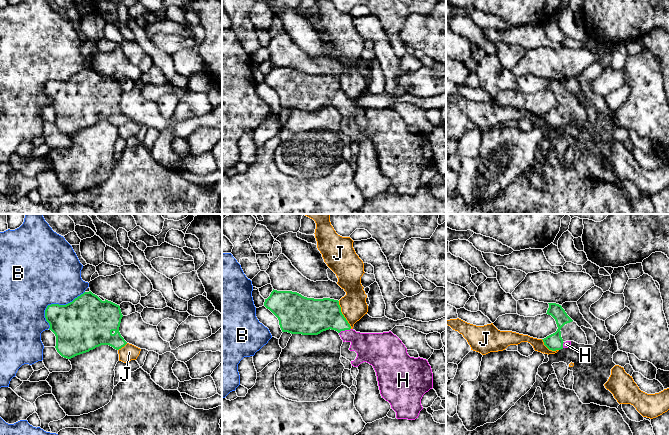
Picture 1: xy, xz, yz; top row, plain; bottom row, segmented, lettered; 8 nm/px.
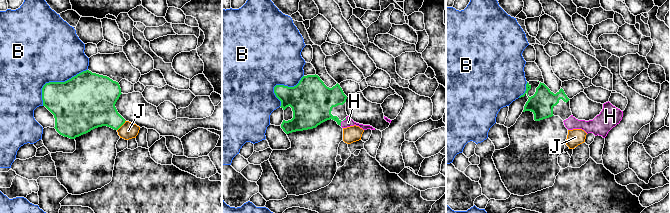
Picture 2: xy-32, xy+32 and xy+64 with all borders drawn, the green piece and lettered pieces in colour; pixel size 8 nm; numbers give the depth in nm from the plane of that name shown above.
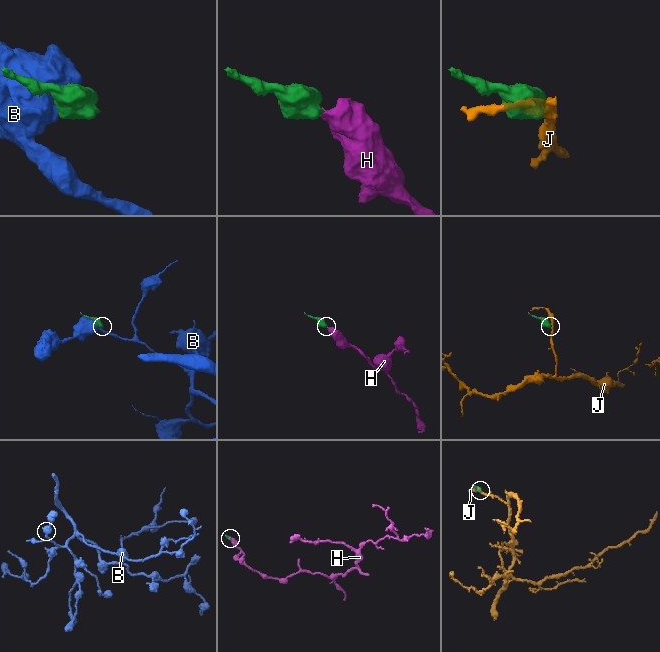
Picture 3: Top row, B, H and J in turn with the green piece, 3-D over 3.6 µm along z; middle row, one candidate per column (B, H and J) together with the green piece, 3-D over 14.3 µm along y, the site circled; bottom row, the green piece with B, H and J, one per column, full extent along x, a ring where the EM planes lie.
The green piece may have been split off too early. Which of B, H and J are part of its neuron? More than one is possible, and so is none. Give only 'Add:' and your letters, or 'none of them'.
Add: H

